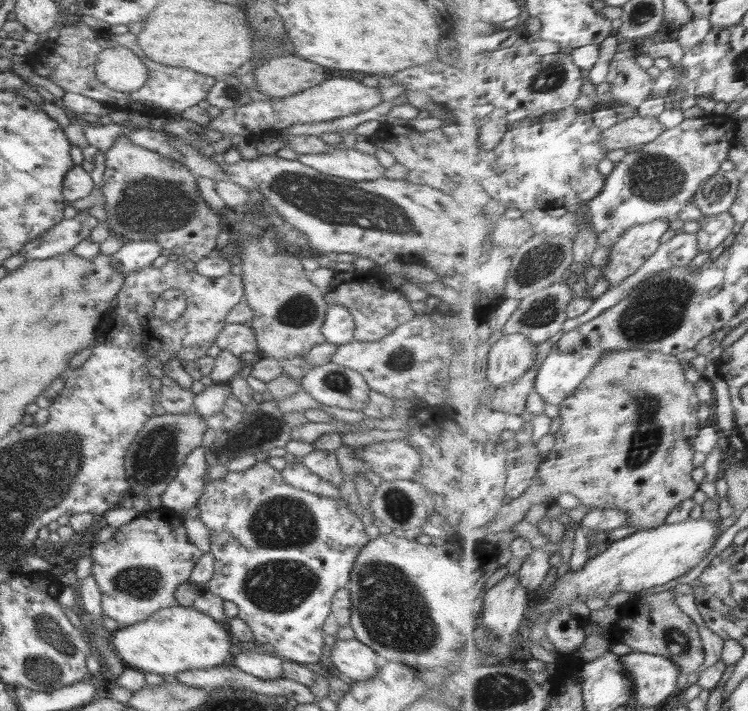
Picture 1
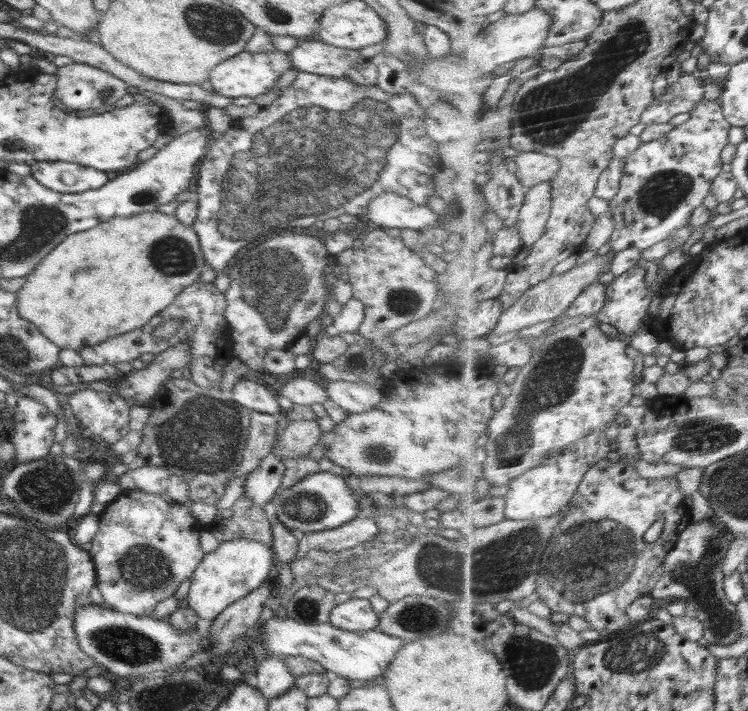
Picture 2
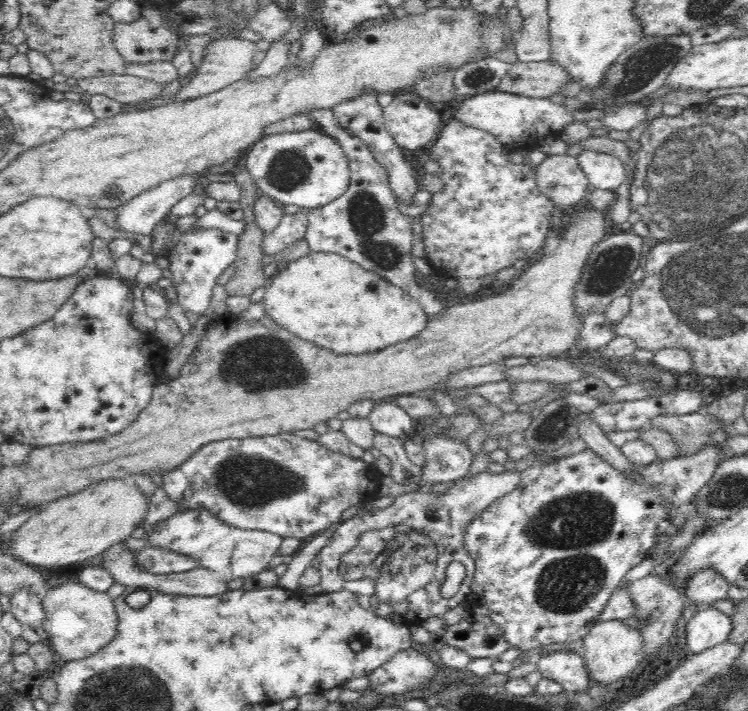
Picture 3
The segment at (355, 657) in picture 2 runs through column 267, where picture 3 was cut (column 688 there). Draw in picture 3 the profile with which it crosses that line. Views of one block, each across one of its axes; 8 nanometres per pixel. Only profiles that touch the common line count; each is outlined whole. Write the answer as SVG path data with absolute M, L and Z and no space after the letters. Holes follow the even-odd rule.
M714 606L696 611L688 620L685 630L690 654L704 652L728 641L732 632L732 619Z

